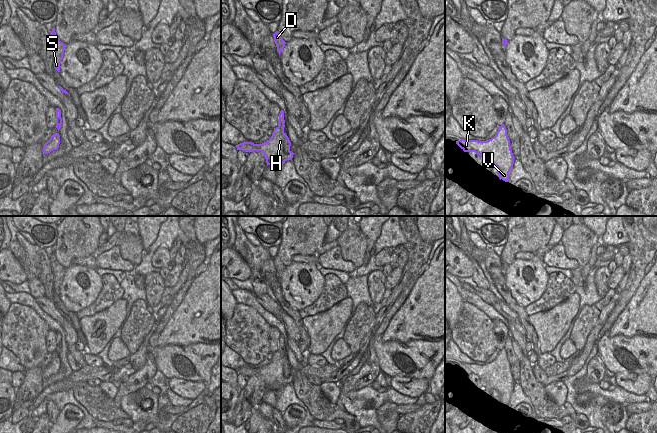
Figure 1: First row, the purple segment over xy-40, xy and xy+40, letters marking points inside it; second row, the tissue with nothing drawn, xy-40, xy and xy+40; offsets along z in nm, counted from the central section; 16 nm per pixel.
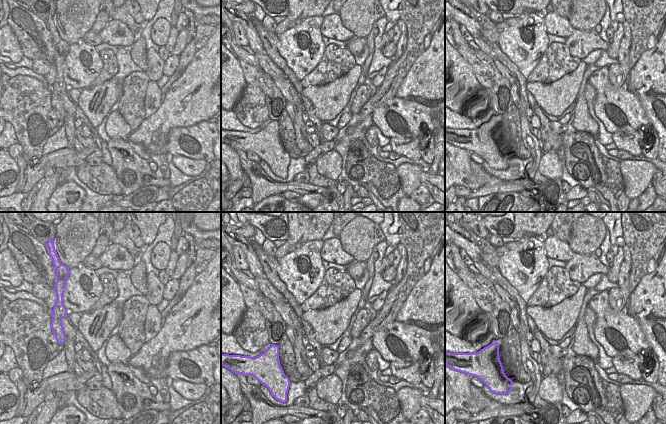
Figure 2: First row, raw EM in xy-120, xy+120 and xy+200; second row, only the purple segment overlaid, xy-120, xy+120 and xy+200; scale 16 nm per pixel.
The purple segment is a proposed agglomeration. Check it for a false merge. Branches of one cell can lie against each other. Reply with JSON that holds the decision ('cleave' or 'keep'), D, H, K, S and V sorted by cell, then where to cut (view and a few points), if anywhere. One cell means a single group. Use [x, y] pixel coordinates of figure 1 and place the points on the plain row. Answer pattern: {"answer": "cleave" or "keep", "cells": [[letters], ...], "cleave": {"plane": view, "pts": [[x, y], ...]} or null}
{"answer": "cleave", "cells": [["D", "S"], ["H", "K", "V"]], "cleave": {"plane": "xy", "pts": [[278, 349], [283, 357]]}}

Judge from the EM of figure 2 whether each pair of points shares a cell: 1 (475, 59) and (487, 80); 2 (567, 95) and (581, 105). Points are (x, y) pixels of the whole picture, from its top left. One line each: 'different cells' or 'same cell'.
1: same cell
2: different cells

